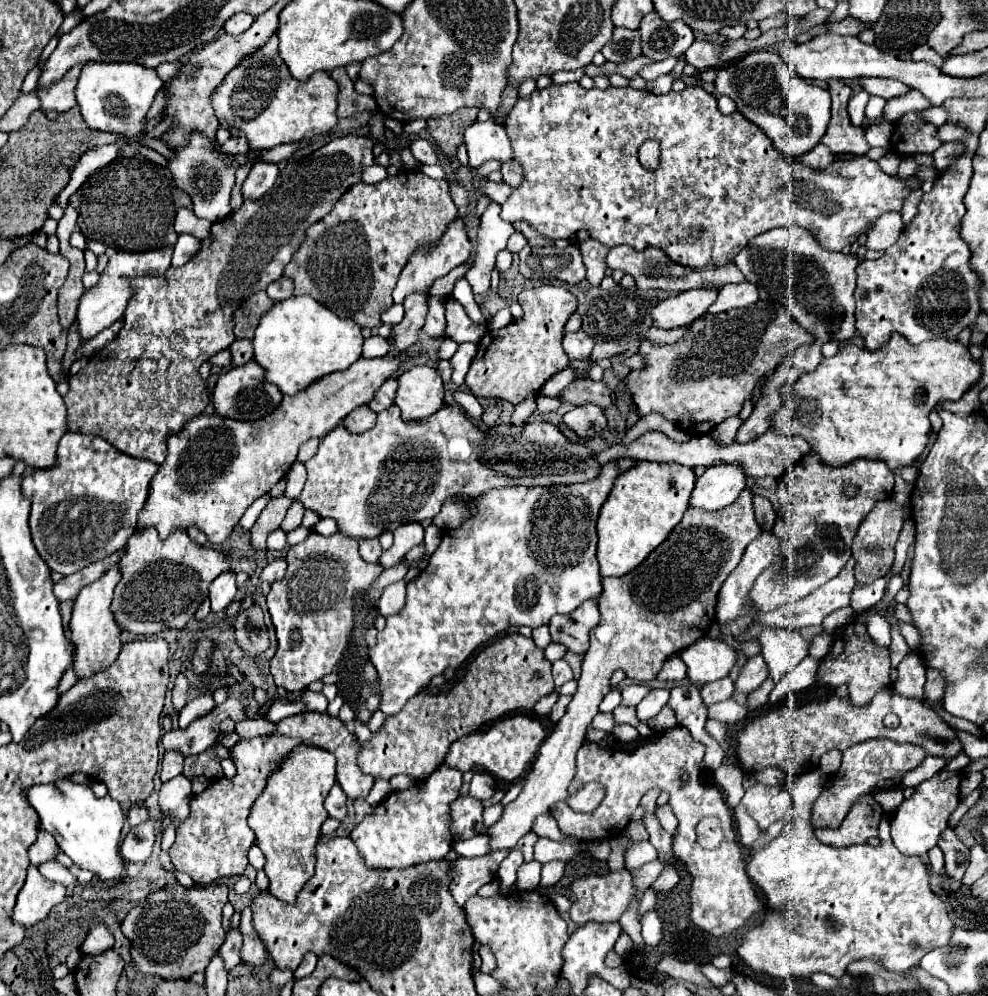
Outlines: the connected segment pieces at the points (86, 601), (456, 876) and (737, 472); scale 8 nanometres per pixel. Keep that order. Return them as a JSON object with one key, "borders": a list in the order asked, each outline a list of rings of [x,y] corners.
{"borders":[[[[118,568],[106,572],[100,580],[84,586],[78,594],[78,598],[74,600],[74,610],[72,610],[72,620],[70,620],[70,630],[72,630],[72,644],[74,644],[74,662],[72,662],[72,670],[76,672],[76,678],[88,678],[96,672],[100,672],[102,668],[108,668],[110,662],[114,662],[114,658],[118,656],[122,644],[120,644],[120,628],[110,612],[110,602],[112,602],[112,594],[114,588],[120,580],[120,572]]],[[[496,850],[480,858],[458,858],[450,864],[450,894],[462,906],[468,896],[476,894],[484,884],[498,878],[498,866],[508,856],[506,850]]],[[[736,464],[710,466],[698,480],[690,498],[690,508],[716,512],[732,504],[746,488],[746,476]]]]}

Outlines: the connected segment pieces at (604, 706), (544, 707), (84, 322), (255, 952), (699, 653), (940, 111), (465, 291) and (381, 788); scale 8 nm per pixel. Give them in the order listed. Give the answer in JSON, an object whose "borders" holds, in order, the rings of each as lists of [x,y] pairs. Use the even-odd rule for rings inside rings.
{"borders":[[[[614,688],[614,690],[610,690],[610,694],[602,700],[600,712],[612,712],[616,706],[620,706],[620,702],[622,702],[622,694],[620,694],[618,688]]],[[[552,692],[552,694],[548,694],[548,696],[544,696],[544,698],[538,700],[534,712],[540,714],[540,716],[548,716],[550,710],[552,710],[552,706],[554,706],[554,702],[556,702],[556,696],[554,696],[554,692]]],[[[160,248],[154,252],[126,252],[112,249],[108,266],[100,274],[100,282],[96,286],[84,290],[84,294],[78,300],[76,322],[78,322],[80,338],[90,340],[98,332],[112,326],[116,320],[120,320],[126,310],[126,302],[132,296],[132,288],[130,288],[128,280],[136,274],[164,274],[170,266],[170,258],[172,258],[172,248]]],[[[248,906],[242,910],[240,932],[242,932],[242,938],[244,938],[244,944],[240,948],[242,964],[250,966],[252,970],[258,970],[266,962],[266,948],[264,948],[262,940],[256,936],[256,932],[252,928],[252,912],[250,912]]],[[[700,638],[692,646],[680,652],[682,662],[688,668],[688,678],[696,686],[716,682],[728,676],[730,668],[736,662],[736,652],[722,640]]],[[[930,106],[930,110],[928,110],[928,108],[926,108],[926,110],[922,110],[922,112],[920,112],[920,116],[922,116],[922,120],[926,120],[926,122],[934,124],[936,128],[938,128],[938,126],[942,126],[942,124],[948,120],[948,116],[946,116],[946,112],[944,112],[944,108],[942,108],[942,106]]],[[[464,278],[456,282],[452,296],[466,308],[466,312],[468,312],[468,316],[470,316],[472,322],[476,322],[476,324],[480,324],[480,326],[482,326],[482,324],[484,324],[484,326],[490,326],[490,320],[484,318],[484,314],[480,312],[478,304],[476,304],[476,300],[474,300],[474,292],[472,292],[470,284],[466,284]]],[[[379,778],[378,780],[375,780],[371,791],[369,792],[365,800],[370,806],[375,807],[383,800],[385,800],[386,797],[390,795],[391,791],[392,790],[389,780]]]]}

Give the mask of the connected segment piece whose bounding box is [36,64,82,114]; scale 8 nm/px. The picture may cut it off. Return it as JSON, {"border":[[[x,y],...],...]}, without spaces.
{"border":[[[74,66],[70,68],[58,82],[52,82],[50,86],[42,86],[36,88],[36,96],[40,98],[40,110],[46,114],[50,110],[56,112],[66,112],[72,106],[76,106],[76,96],[74,96],[74,88],[78,82],[82,66]]]}

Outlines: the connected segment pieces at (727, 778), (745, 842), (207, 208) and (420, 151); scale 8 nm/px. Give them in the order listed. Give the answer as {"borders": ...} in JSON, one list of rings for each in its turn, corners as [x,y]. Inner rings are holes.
{"borders":[[[[720,766],[720,768],[714,770],[714,780],[724,790],[726,802],[728,802],[730,808],[736,808],[738,802],[742,800],[742,796],[744,796],[742,778],[744,778],[744,774],[738,768],[724,768],[724,766]]],[[[736,808],[736,822],[738,822],[738,836],[740,836],[740,844],[742,846],[752,846],[752,842],[760,836],[760,828],[754,824],[754,820],[750,820],[750,816],[746,816],[744,808]]],[[[194,134],[190,138],[190,144],[176,152],[176,156],[170,160],[170,172],[178,184],[182,184],[182,190],[186,190],[192,198],[192,210],[200,218],[208,218],[212,222],[224,220],[226,214],[230,214],[230,192],[234,188],[234,172],[236,166],[226,168],[224,162],[216,154],[216,146],[208,148],[206,138]]],[[[416,138],[410,142],[410,152],[414,154],[414,158],[420,164],[438,164],[438,154],[434,150],[434,146],[424,140],[424,138]]]]}

